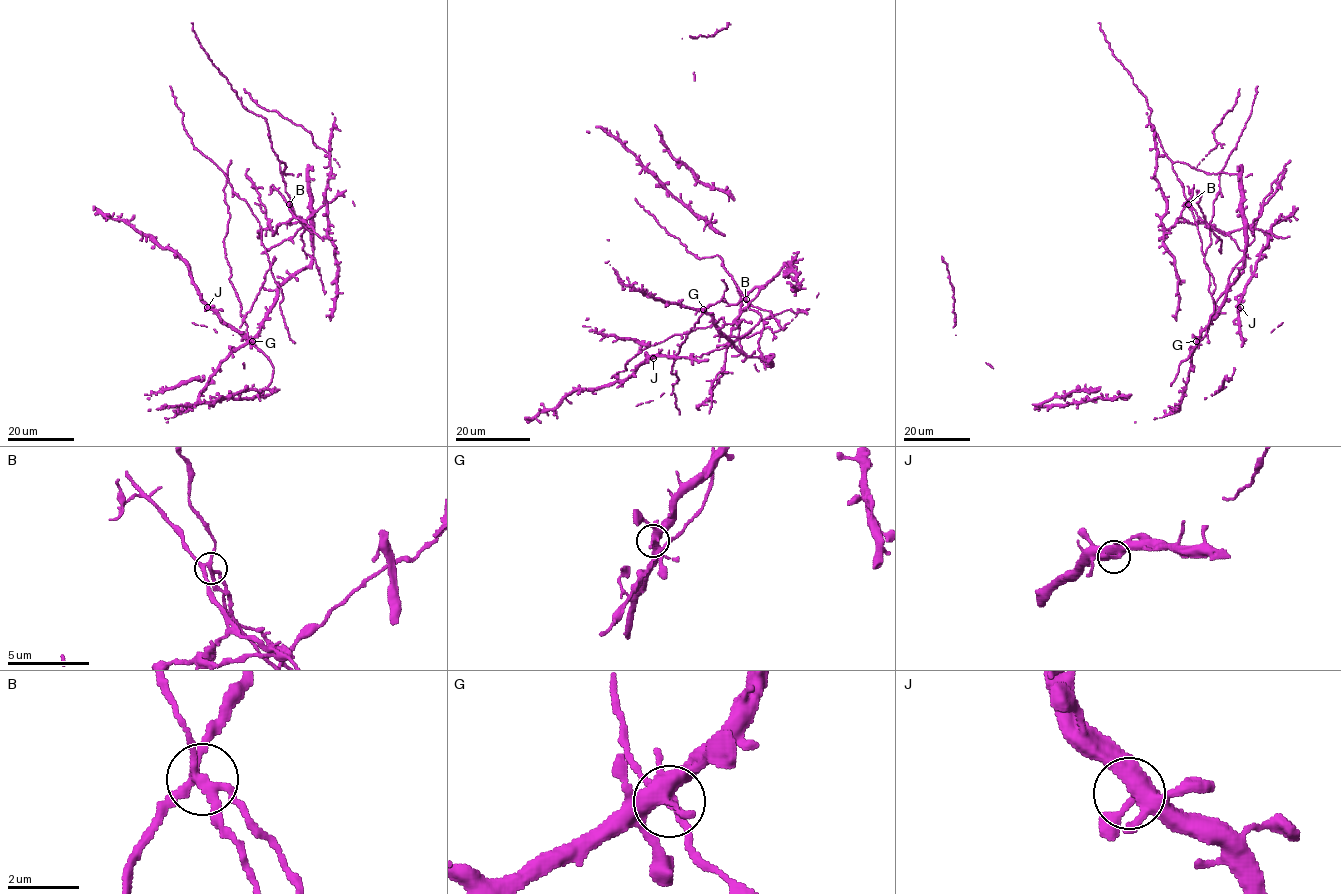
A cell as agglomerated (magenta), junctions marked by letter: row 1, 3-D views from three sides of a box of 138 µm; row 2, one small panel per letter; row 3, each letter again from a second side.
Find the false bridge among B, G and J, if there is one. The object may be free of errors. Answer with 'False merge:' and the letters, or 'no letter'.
False merge: B

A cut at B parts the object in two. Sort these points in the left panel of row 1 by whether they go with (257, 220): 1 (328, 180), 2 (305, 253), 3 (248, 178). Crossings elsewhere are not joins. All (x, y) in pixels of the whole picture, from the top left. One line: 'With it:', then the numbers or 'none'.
With it: 1

